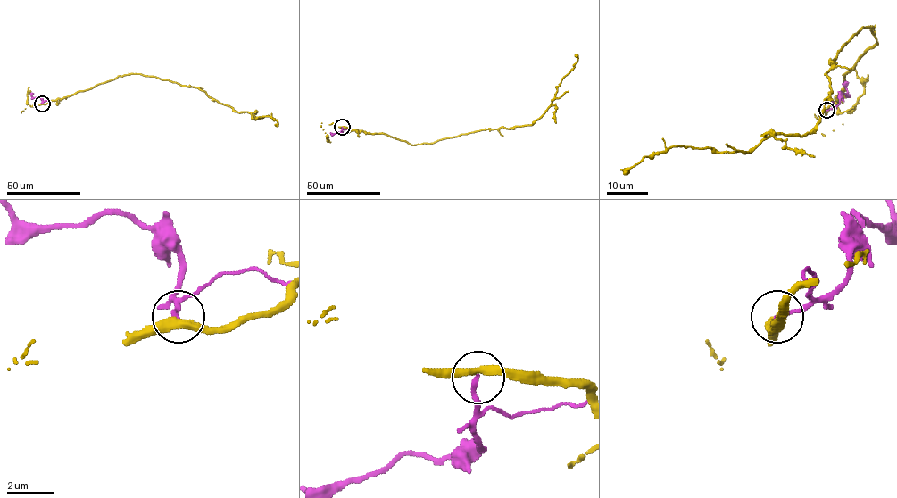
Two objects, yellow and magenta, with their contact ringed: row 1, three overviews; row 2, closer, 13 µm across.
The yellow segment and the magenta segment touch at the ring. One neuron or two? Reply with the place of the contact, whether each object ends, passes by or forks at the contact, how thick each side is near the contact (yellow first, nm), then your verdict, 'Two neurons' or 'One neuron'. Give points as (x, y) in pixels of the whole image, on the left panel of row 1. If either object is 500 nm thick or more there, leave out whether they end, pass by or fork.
Place: (42, 103). At the ring yellow passes by. At the ring magenta ends. Thickness 320 nm (yellow) against 160 nm. Two neurons

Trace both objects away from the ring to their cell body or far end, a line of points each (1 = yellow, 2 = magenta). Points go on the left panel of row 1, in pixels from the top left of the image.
1: (42, 103), (119, 76), (139, 73), (198, 87), (237, 112), (248, 112), (253, 118), (269, 116), (275, 124)
2: (42, 103), (38, 96), (32, 96), (33, 93)

